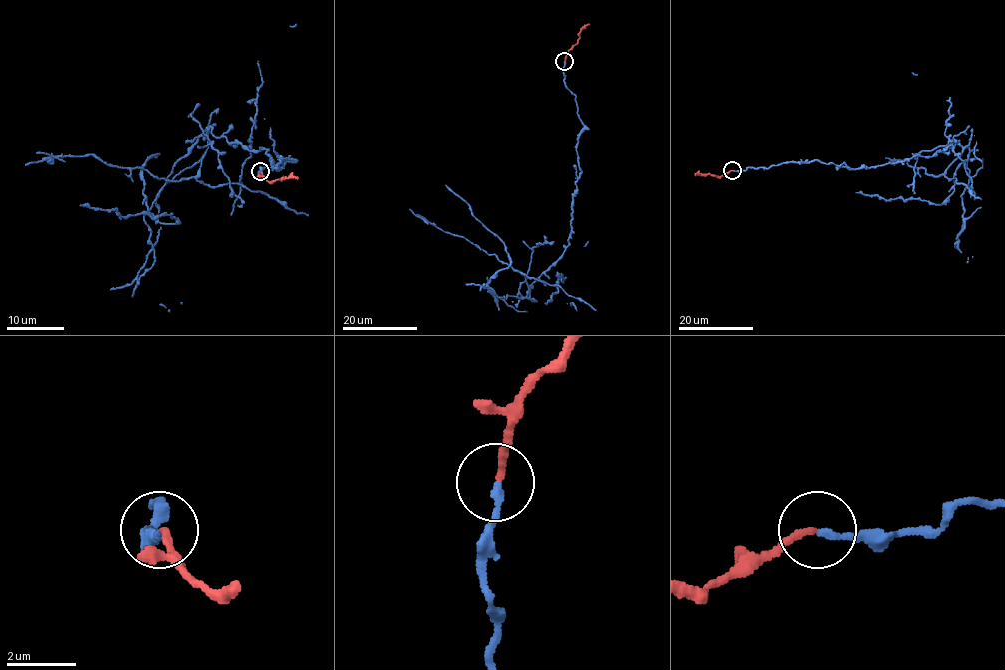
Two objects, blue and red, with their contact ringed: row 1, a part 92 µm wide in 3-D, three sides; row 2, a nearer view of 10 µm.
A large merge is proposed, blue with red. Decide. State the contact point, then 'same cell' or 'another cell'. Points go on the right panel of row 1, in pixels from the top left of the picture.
place (732, 170); another cell

